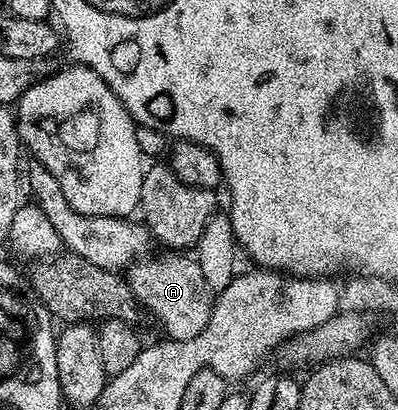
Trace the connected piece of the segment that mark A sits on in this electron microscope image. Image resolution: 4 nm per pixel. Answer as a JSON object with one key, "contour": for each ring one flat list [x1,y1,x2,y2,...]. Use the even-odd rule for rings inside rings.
{"contour":[[187,254,163,255,167,256,148,255,136,260,125,279,133,290,140,309,147,311,148,308,163,323,163,328,167,331,164,333,170,339,188,340,205,330,211,317,213,293,207,288,201,266,195,258]]}

